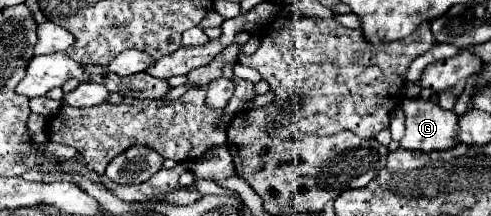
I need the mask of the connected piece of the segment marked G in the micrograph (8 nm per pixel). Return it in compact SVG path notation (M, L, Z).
M405 101L405 135L399 141L403 149L409 151L443 151L457 145L453 141L453 129L457 129L457 115L453 111L445 111L431 101Z

